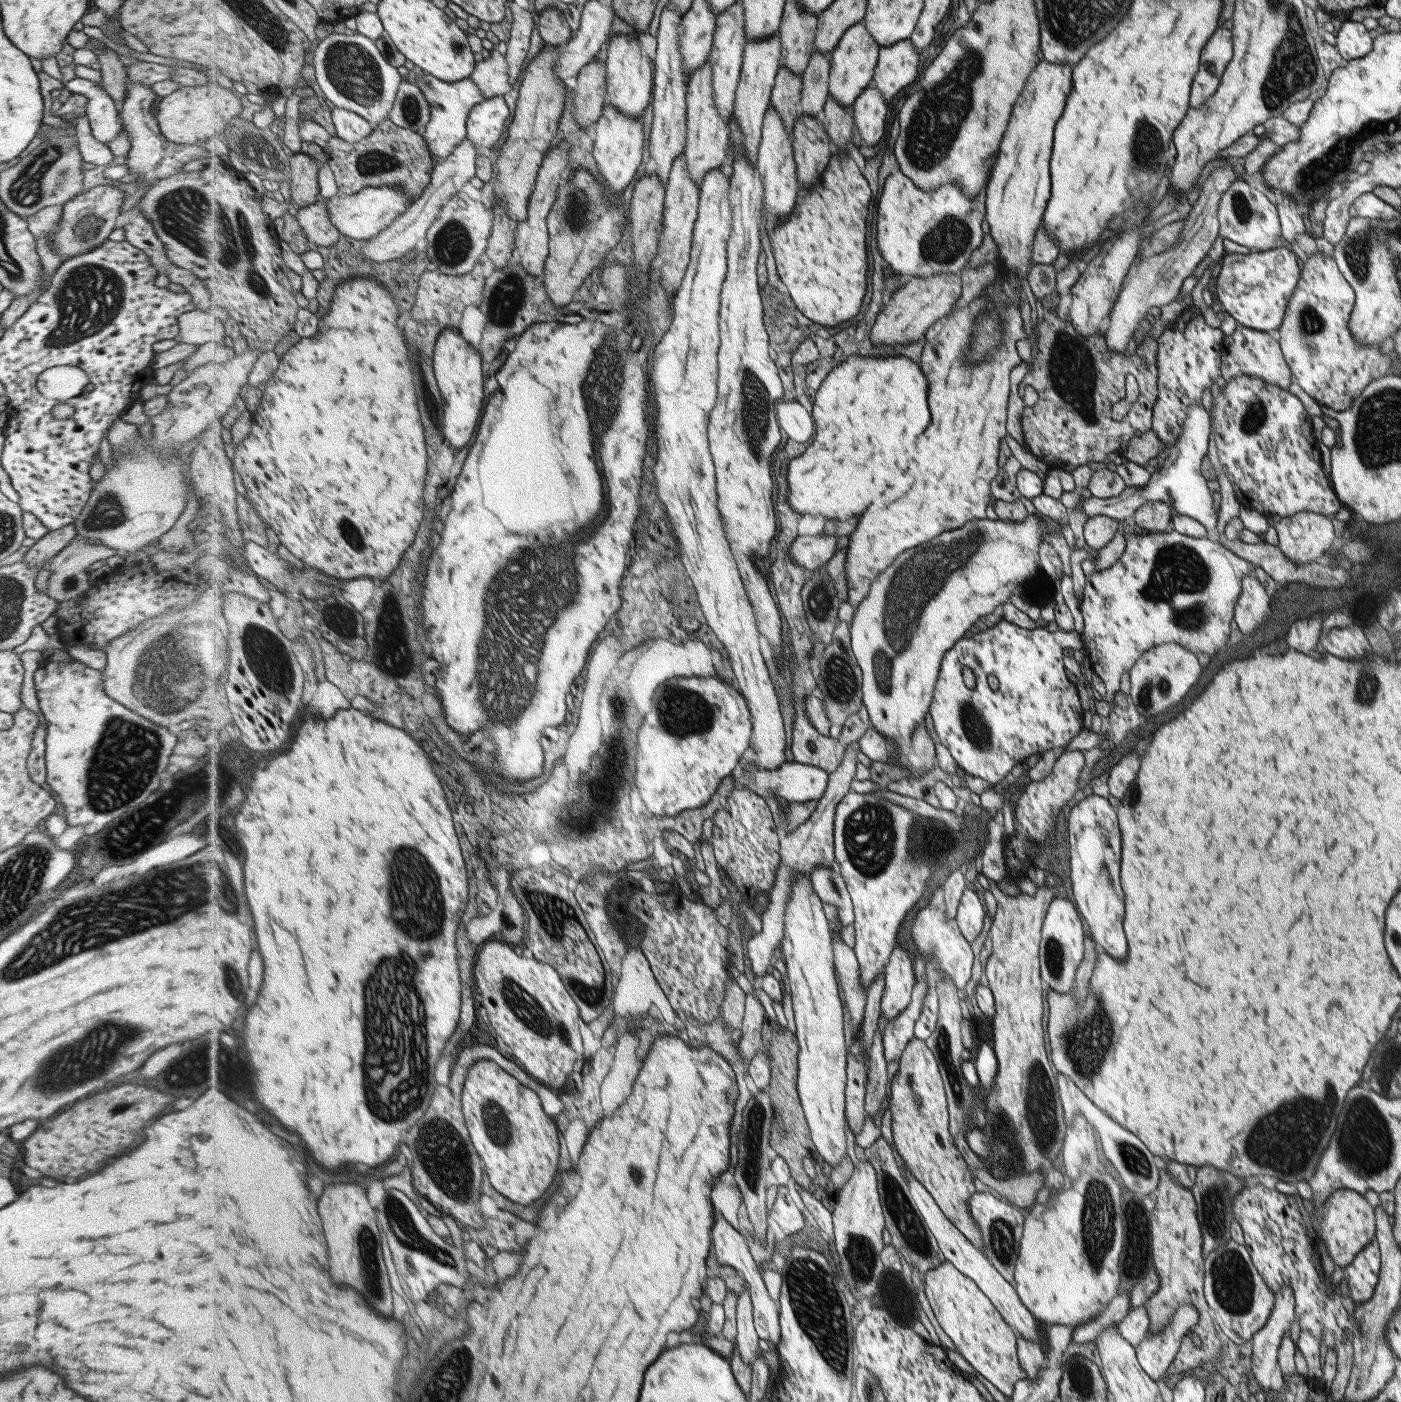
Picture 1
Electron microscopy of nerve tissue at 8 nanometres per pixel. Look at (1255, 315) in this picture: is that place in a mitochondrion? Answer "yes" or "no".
no

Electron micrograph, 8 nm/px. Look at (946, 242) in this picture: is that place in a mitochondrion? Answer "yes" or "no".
yes

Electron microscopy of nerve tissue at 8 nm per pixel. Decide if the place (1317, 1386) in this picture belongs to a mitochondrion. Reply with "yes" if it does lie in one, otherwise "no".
no

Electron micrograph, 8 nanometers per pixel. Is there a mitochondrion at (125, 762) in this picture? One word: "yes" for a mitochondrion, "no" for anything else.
yes

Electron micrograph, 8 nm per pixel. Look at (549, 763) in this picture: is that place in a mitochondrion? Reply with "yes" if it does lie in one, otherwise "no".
no

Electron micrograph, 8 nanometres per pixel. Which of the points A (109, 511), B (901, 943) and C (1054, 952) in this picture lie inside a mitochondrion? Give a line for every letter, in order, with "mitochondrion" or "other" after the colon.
A: mitochondrion
B: other
C: mitochondrion

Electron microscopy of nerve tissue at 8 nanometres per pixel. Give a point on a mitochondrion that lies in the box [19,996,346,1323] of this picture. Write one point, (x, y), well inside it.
(69, 1070)

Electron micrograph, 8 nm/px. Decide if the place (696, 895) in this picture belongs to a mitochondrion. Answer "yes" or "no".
no

